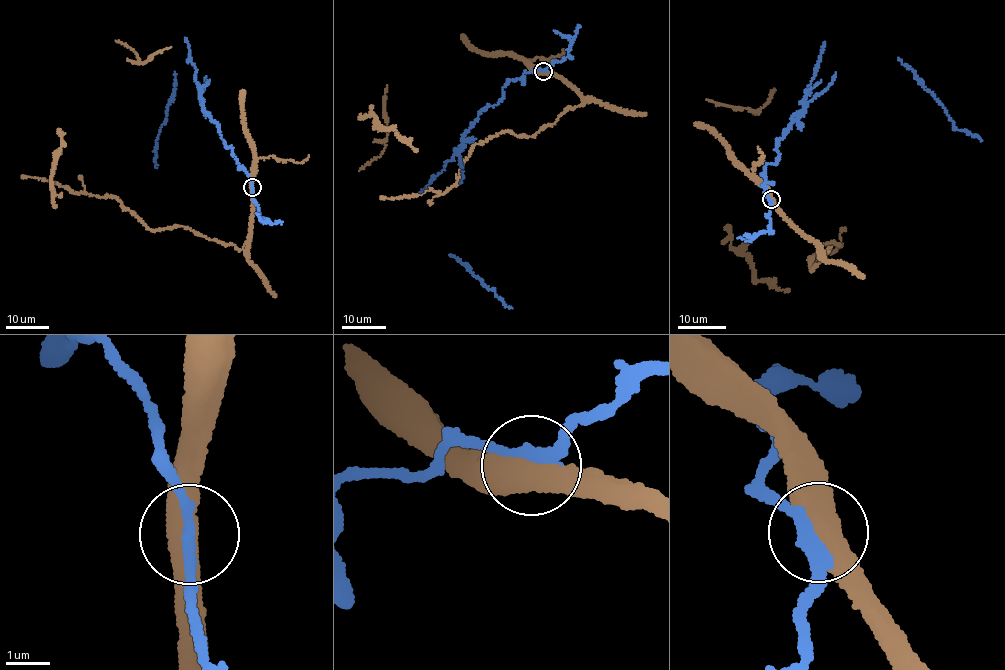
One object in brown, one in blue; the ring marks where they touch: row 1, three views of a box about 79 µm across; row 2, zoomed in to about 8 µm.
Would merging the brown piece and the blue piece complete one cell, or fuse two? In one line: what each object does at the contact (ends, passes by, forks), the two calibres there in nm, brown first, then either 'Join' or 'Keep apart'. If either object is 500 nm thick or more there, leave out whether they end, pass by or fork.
Thickness 500 nm (brown) against 240 nm. Keep apart

